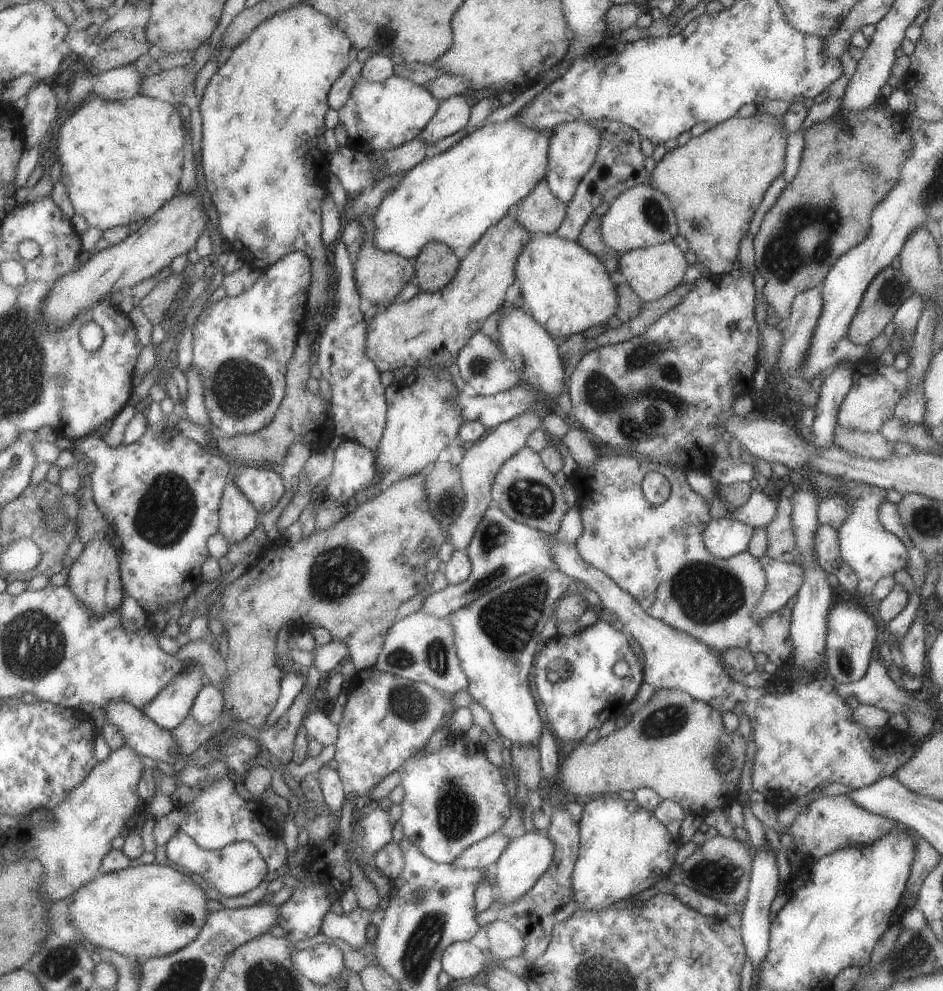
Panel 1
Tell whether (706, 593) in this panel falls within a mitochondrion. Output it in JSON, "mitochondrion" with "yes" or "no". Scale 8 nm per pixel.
{"mitochondrion":"yes"}

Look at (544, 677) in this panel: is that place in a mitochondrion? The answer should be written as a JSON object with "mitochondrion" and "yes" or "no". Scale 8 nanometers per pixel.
{"mitochondrion":"no"}

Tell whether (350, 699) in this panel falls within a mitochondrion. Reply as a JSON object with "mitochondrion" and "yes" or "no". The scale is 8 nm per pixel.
{"mitochondrion":"no"}

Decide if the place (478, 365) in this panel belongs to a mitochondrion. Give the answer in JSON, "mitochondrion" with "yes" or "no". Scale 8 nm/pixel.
{"mitochondrion":"yes"}

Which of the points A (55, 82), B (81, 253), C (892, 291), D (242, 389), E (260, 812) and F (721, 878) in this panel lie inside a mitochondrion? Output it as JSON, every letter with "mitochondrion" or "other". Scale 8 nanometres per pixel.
{"A":"other","B":"other","C":"mitochondrion","D":"mitochondrion","E":"other","F":"mitochondrion"}

